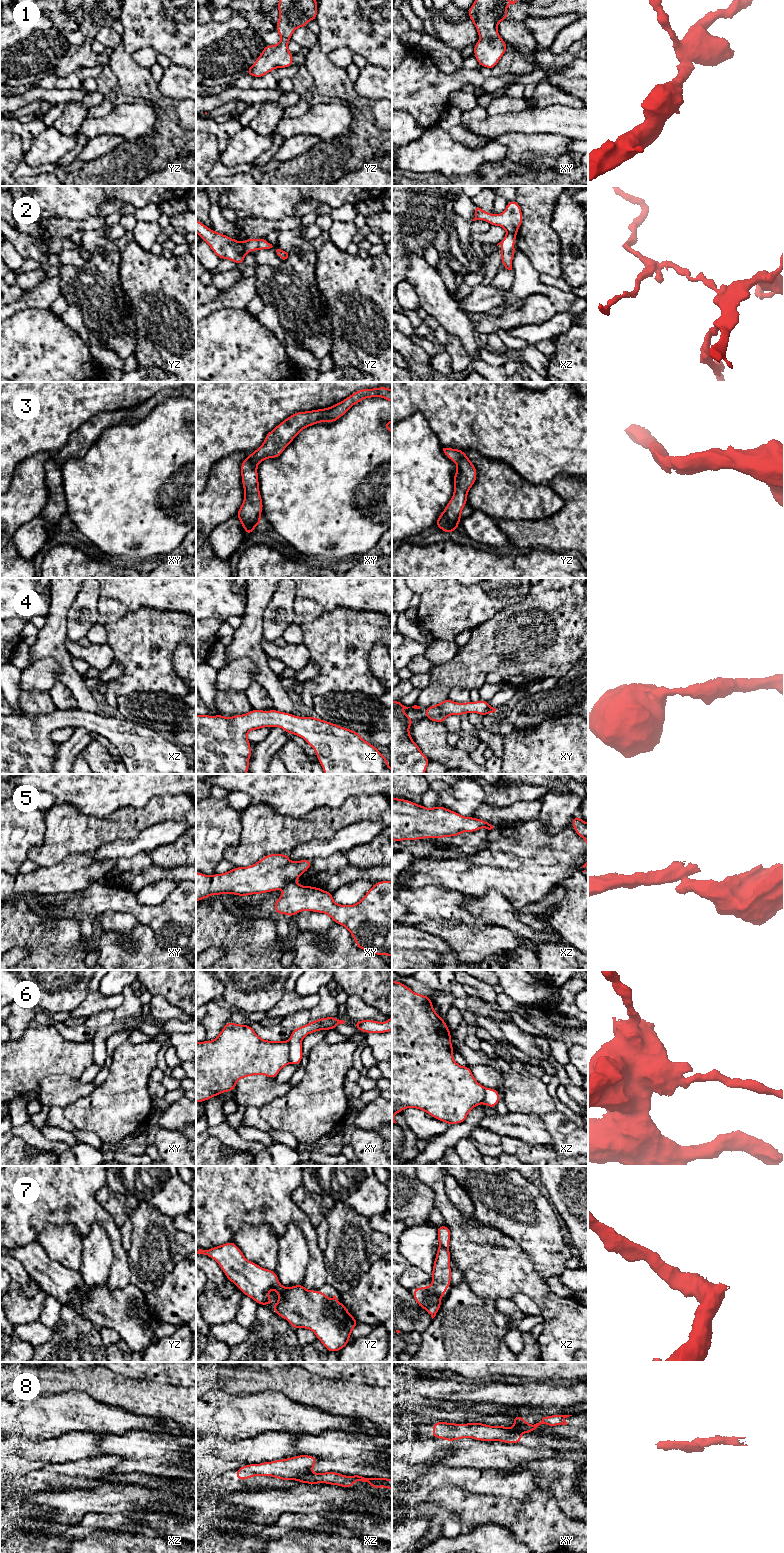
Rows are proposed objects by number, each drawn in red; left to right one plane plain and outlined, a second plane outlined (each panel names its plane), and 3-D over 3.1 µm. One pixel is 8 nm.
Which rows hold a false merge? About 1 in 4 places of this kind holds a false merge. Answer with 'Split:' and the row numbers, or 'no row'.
Split: 2, 5, 6, 8

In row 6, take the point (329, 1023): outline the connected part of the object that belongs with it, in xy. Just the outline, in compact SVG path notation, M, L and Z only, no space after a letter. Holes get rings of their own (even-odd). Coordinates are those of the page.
M335 1016L319 1018L313 1022L308 1022L304 1026L292 1030L289 1042L289 1059L290 1063L299 1066L304 1056L302 1052L302 1040L311 1033L319 1030L333 1030L339 1024L344 1024L344 1020L338 1020Z

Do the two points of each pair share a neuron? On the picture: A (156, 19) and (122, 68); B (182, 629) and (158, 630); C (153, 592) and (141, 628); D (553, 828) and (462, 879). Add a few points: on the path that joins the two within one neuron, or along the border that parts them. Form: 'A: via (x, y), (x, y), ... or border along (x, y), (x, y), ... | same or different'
A: border along (121, 42), (123, 47), (131, 54) | different
B: via (176, 629), (164, 630) | same
C: border along (171, 611), (139, 608), (125, 613) | different
D: border along (538, 819), (549, 834), (557, 833), (570, 822) | different

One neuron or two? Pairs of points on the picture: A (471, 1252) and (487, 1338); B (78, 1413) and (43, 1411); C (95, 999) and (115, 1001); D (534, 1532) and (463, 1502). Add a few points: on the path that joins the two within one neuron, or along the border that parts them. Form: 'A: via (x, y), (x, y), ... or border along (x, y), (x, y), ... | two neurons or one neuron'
A: border along (463, 1279), (475, 1293), (495, 1300) | two neurons
B: via (69, 1413), (52, 1413) | one neuron
C: via (100, 1001), (110, 1001) | one neuron
D: via (516, 1522), (504, 1511), (481, 1509) | one neuron

